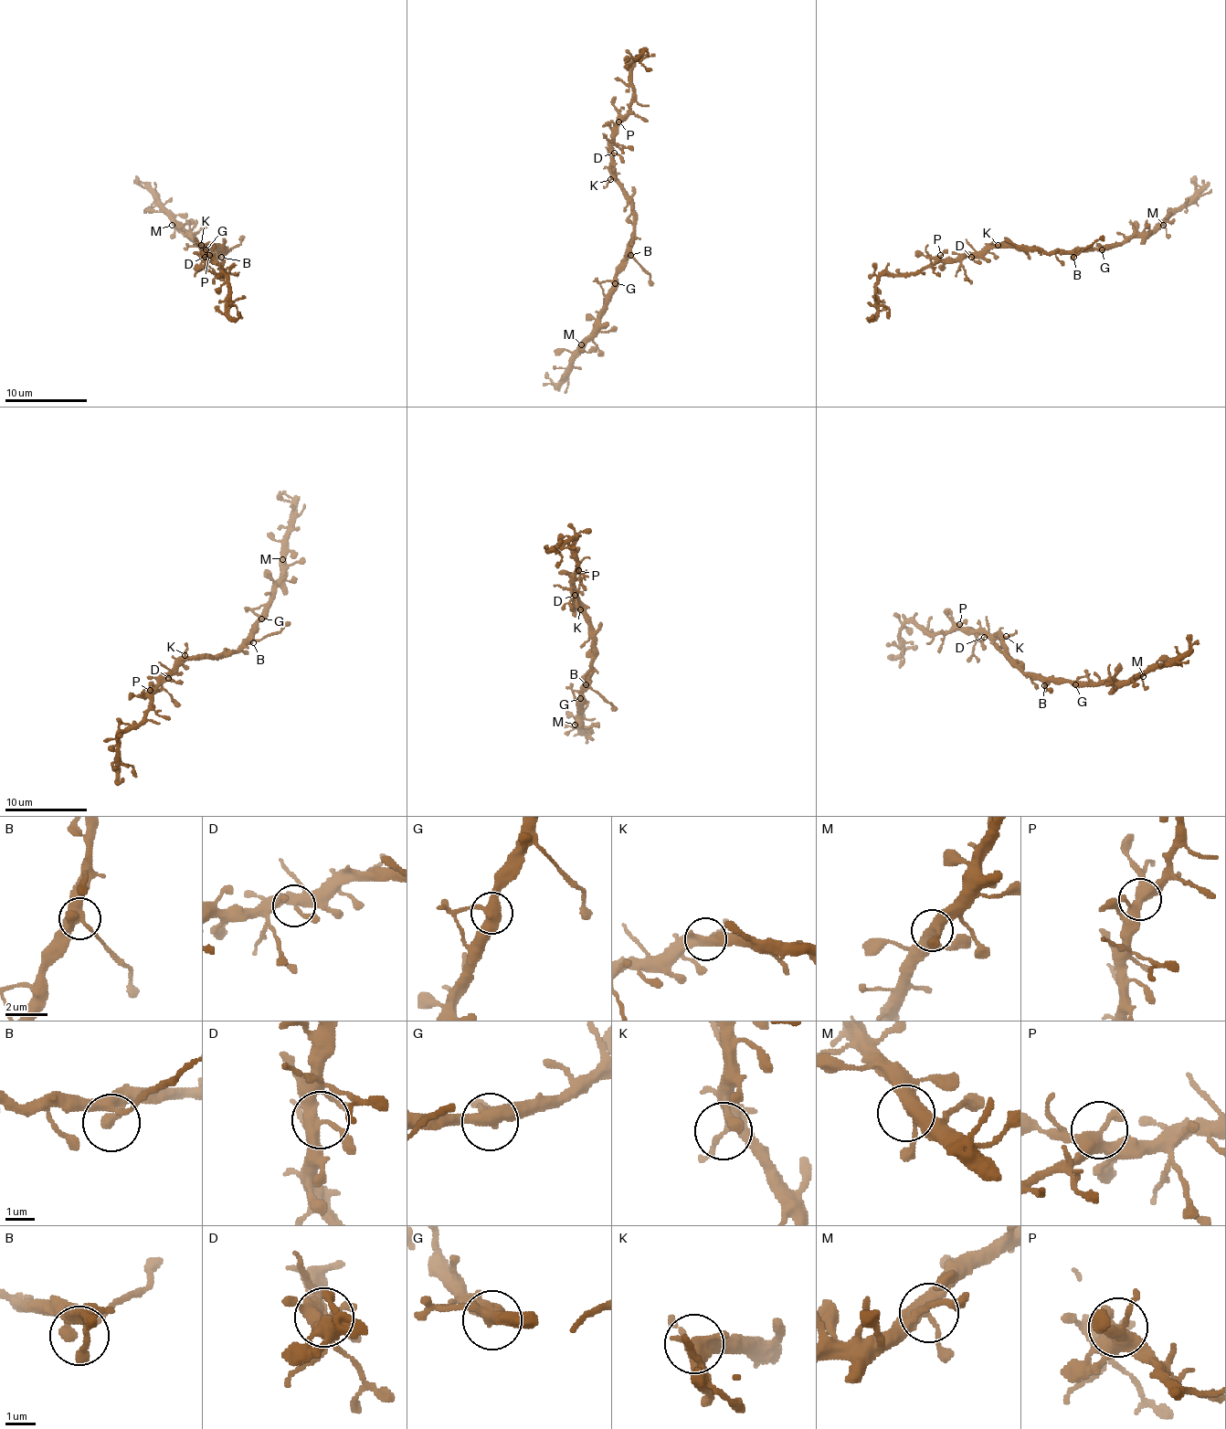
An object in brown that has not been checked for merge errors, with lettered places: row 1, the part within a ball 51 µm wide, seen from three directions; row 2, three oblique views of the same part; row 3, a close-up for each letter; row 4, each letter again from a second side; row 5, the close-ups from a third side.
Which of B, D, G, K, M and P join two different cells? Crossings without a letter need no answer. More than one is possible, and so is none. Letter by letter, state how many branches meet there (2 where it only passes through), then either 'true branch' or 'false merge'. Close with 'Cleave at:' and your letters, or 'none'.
B: branches 3; true branch
D: branches 4; true branch
G: branches 3; true branch
K: branches 4; true branch
M: branches 3; true branch
P: branches 4; true branch
Cleave at: none

